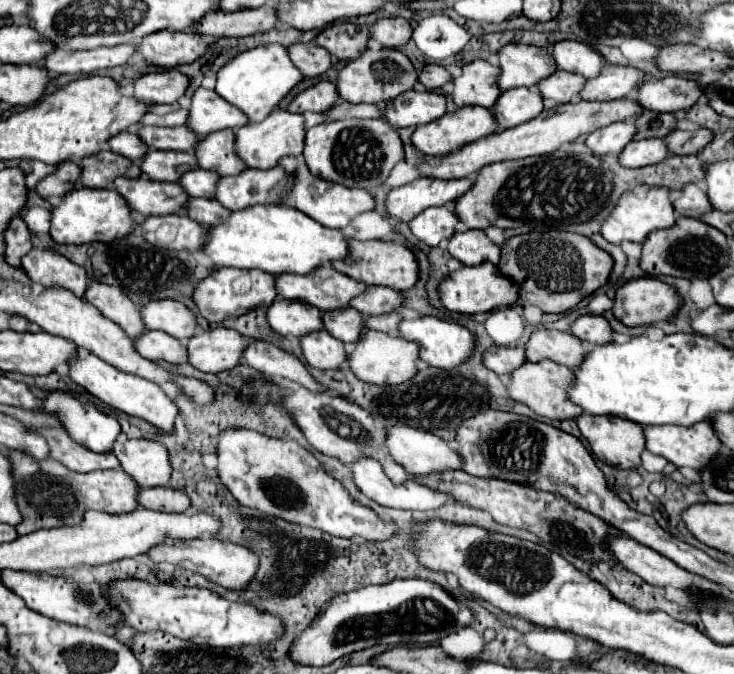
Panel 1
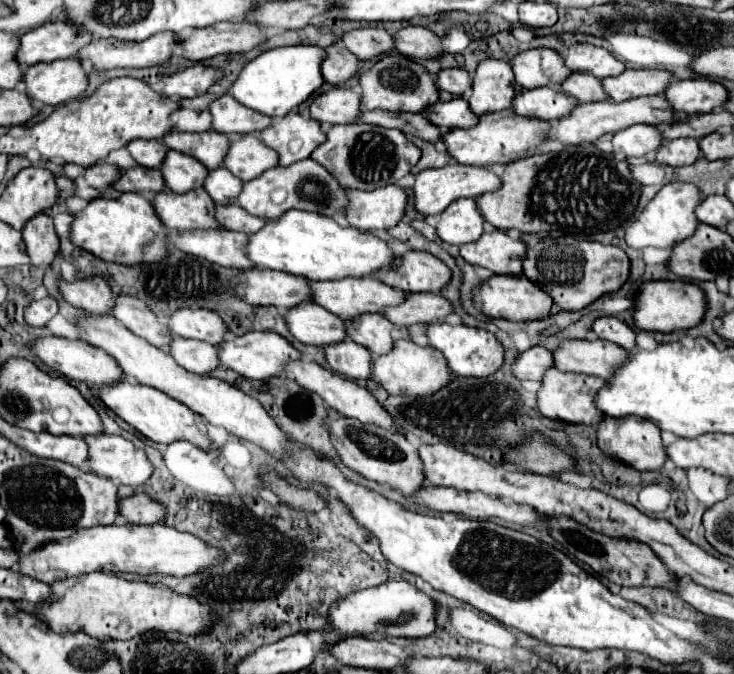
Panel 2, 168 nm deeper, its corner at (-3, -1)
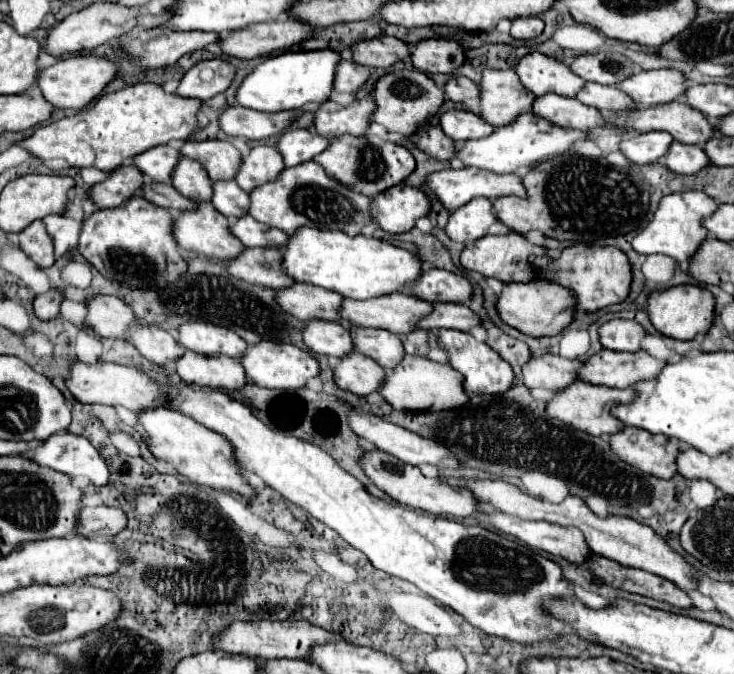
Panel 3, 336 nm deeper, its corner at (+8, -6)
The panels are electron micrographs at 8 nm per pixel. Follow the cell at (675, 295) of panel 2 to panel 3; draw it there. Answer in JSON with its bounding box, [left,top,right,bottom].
[646,285,714,339]

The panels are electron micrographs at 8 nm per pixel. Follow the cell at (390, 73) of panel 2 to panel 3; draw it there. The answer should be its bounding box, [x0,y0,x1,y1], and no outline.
[370,69,444,137]

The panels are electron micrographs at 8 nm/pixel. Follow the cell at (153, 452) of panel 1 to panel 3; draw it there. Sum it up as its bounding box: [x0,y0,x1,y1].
[26,433,110,485]

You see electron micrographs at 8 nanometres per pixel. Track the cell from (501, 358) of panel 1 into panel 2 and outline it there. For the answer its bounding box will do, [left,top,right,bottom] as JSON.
[513,346,553,380]

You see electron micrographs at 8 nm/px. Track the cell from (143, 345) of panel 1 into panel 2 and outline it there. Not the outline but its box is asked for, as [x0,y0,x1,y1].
[171,338,219,374]

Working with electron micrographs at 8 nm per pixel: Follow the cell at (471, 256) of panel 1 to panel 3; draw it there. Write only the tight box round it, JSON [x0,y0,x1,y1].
[460,233,544,283]

